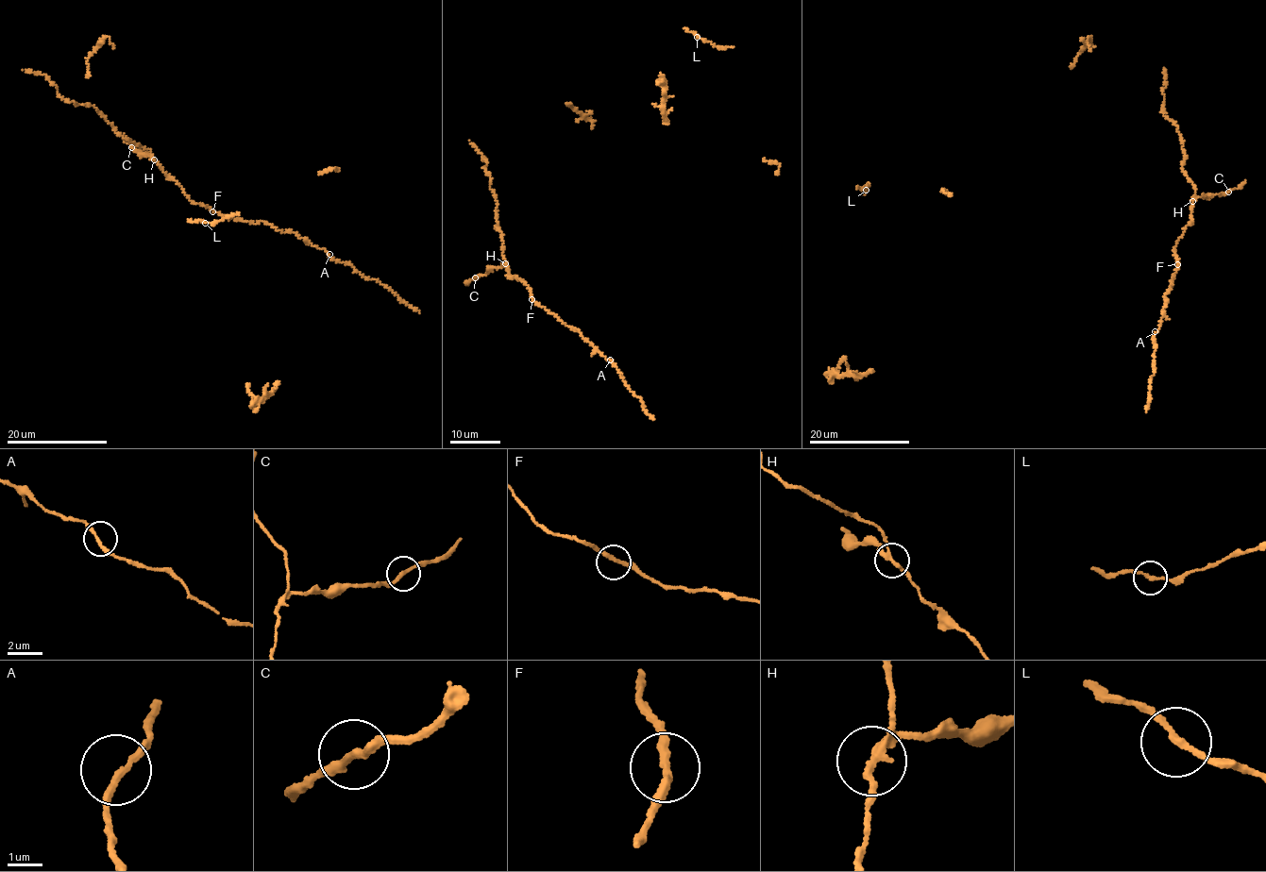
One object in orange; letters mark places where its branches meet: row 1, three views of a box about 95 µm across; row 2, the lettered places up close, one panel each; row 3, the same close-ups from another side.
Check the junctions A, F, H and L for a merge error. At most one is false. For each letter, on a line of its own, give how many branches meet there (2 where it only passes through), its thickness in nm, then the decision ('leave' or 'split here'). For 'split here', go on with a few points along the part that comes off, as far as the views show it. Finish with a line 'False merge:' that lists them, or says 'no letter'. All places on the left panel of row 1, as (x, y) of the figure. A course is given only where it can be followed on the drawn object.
A: branches 2; calibre 190 nm; leave
F: branches 2; calibre 220 nm; leave
H: branches 3; calibre 190 nm; split here; course (154, 160), (130, 148), (124, 134)
L: branches 2; calibre 180 nm; leave
False merge: H

